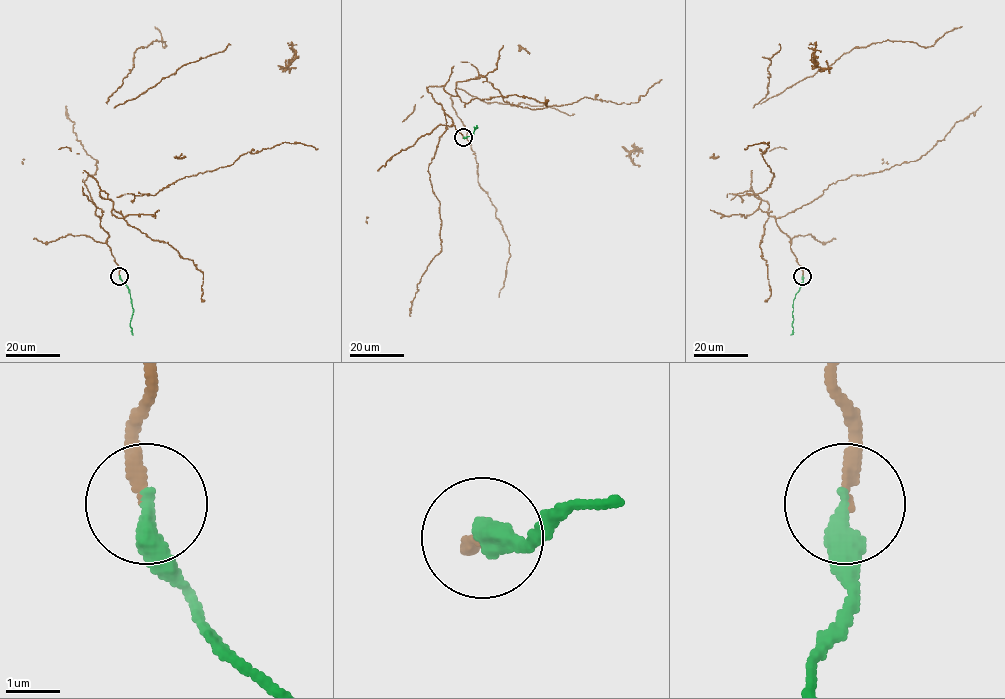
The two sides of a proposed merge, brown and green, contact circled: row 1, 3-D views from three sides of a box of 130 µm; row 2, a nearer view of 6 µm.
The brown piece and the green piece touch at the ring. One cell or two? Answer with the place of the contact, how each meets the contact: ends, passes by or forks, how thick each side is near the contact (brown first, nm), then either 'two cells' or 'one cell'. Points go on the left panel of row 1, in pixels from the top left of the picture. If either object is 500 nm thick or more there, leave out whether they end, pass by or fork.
(119, 276) | brown ends | green ends | 220/400 nm | one cell

